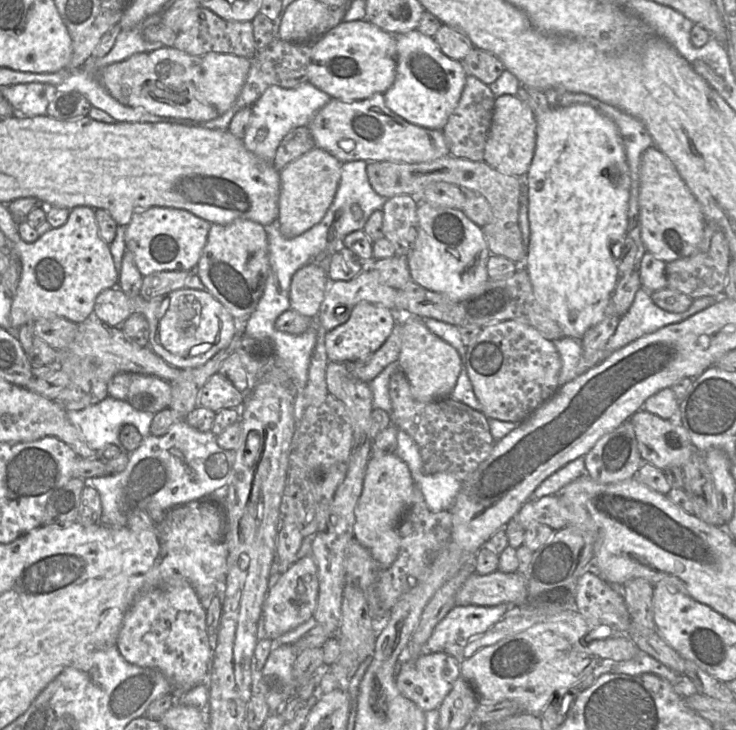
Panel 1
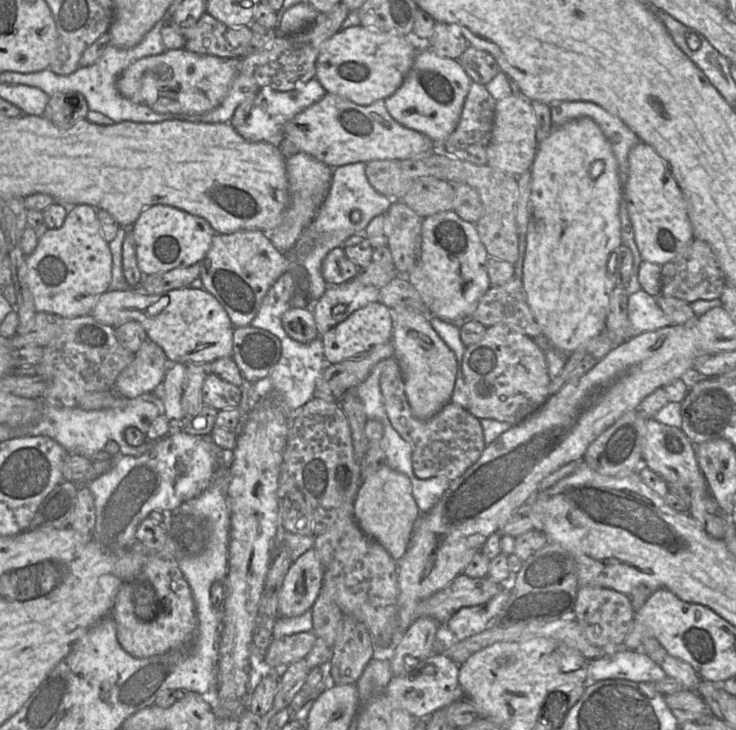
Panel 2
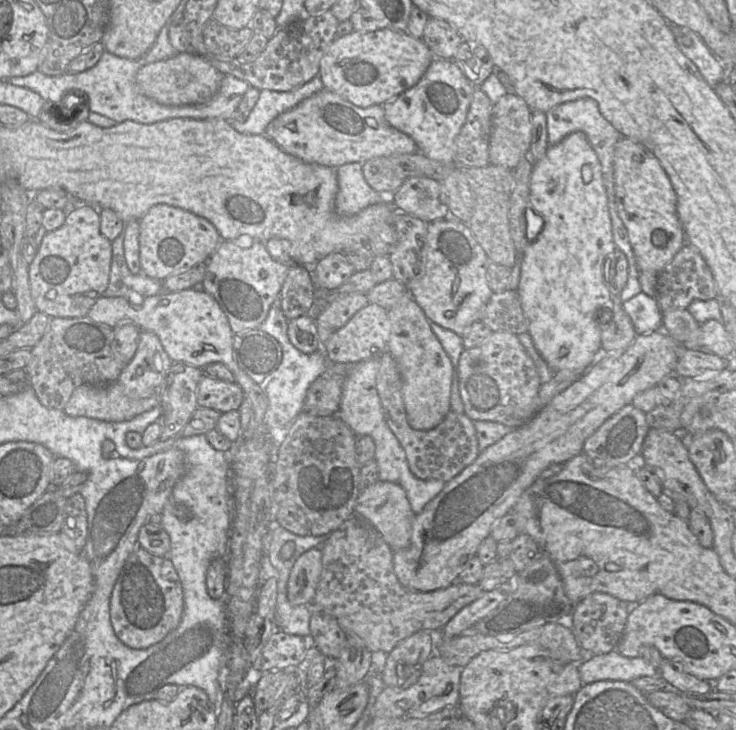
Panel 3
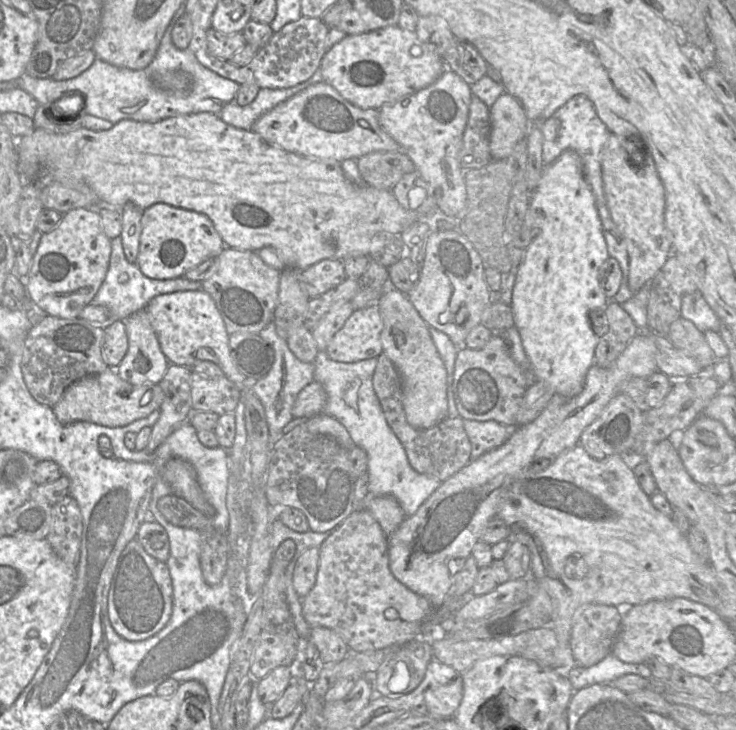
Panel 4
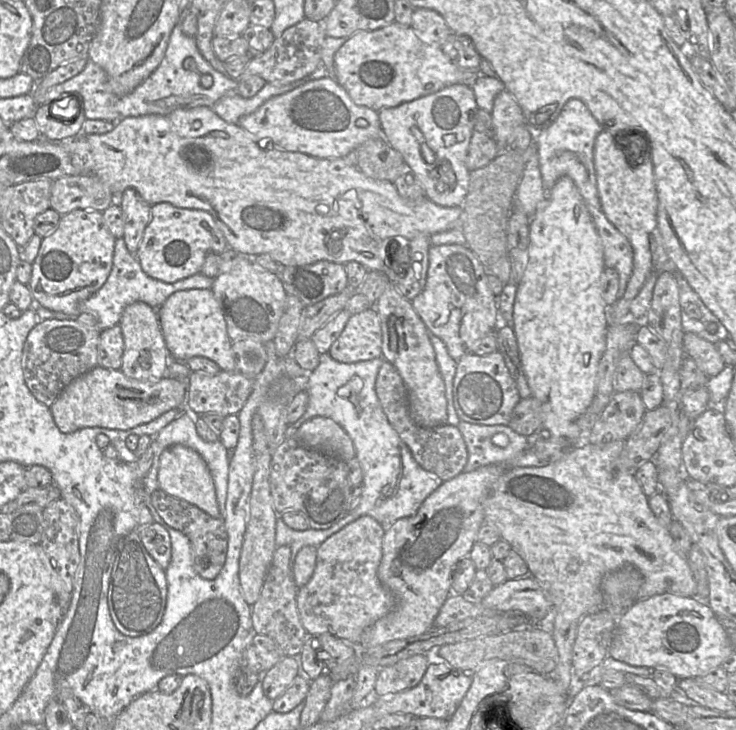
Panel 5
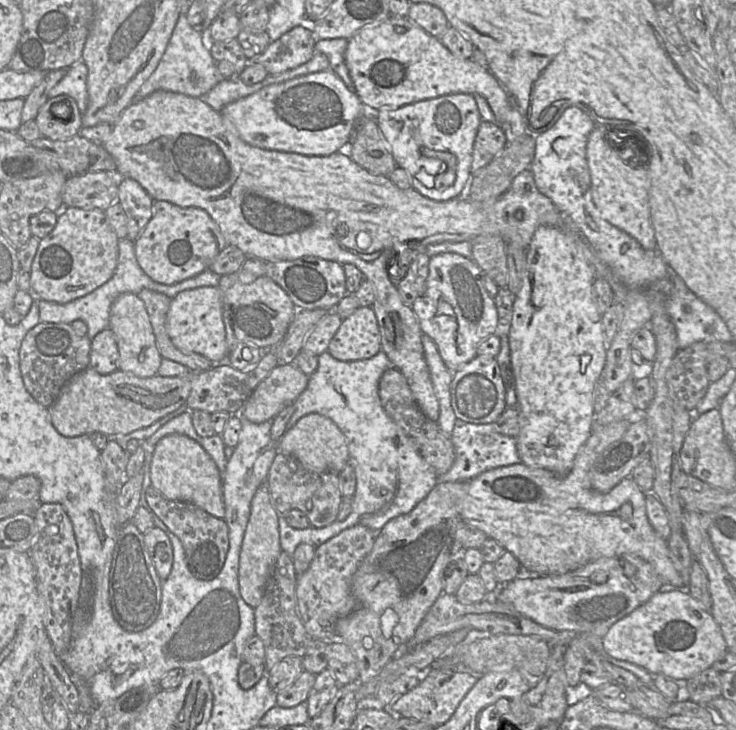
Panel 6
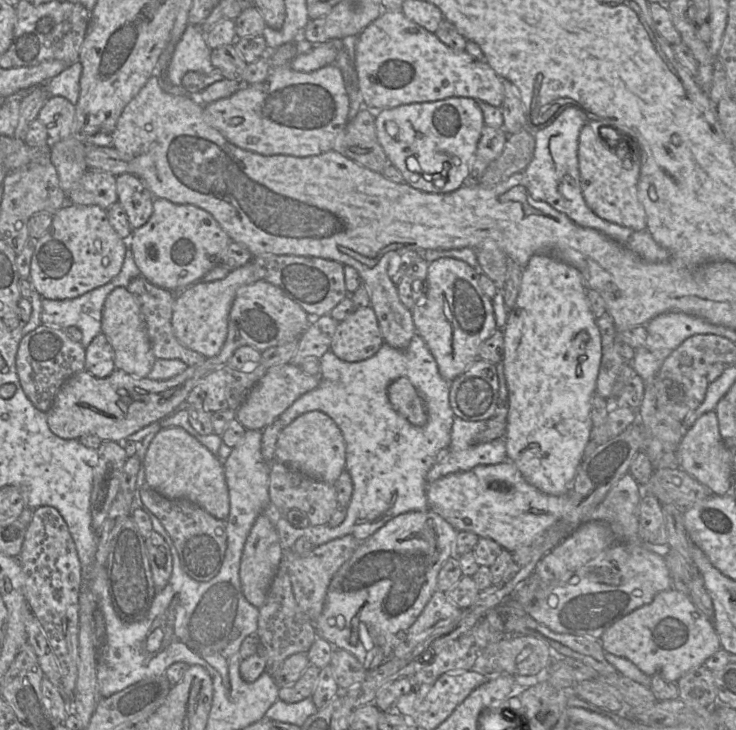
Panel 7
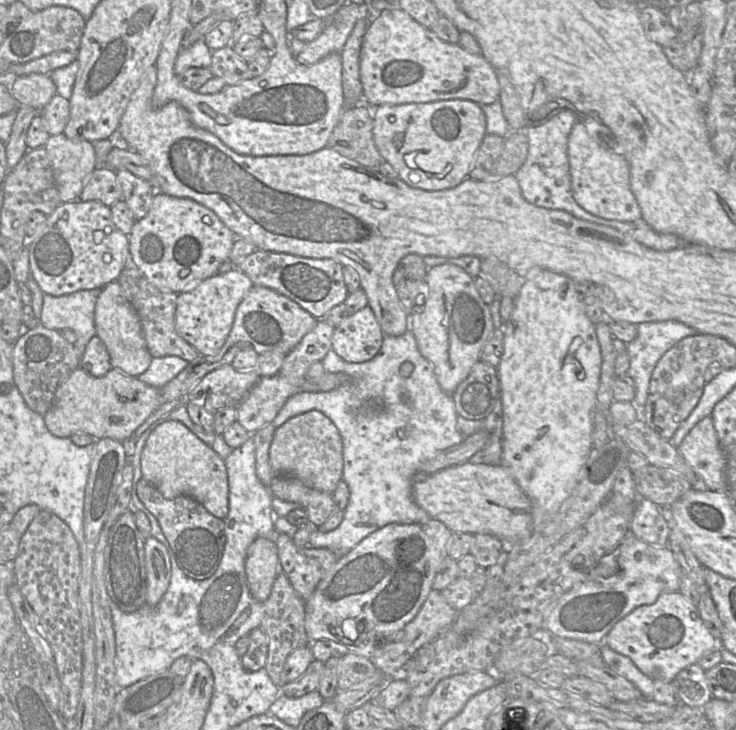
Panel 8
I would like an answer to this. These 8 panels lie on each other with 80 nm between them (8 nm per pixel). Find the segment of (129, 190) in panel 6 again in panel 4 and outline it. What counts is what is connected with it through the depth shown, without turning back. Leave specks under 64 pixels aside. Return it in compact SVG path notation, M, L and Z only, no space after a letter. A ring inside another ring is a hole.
M132 202L126 203L121 209L122 213L122 242L126 258L129 262L137 264L140 237L142 233L142 209Z

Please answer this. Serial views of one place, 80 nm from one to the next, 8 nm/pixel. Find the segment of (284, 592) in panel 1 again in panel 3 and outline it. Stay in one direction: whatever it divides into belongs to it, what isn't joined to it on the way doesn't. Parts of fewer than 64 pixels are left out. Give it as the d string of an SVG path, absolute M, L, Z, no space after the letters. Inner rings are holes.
M319 547L304 552L295 561L287 582L287 597L292 605L312 603L322 571Z

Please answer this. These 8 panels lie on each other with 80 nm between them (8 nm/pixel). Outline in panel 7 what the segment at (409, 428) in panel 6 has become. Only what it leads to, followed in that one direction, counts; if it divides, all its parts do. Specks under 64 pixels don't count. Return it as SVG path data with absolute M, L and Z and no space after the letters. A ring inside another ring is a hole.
M407 377L393 381L388 386L387 395L392 407L411 424L426 425L428 416L424 402Z

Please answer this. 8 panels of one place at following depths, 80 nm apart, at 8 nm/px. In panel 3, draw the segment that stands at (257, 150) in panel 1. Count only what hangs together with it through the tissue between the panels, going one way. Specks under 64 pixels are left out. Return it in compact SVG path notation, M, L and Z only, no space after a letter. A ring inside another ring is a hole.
M320 75L291 91L264 89L260 91L259 99L246 119L233 116L227 121L240 133L265 134L267 126L277 116L324 89Z

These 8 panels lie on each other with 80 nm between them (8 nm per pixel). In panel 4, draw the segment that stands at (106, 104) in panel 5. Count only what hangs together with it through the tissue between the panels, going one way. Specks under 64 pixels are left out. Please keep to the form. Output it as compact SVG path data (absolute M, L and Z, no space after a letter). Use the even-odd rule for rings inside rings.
M169 23L154 59L145 69L131 70L116 67L96 57L86 71L71 79L35 78L29 74L23 74L15 83L17 87L29 92L39 104L61 104L64 100L61 98L65 98L63 96L79 94L83 97L84 109L87 114L106 119L113 124L124 119L150 122L200 112L218 115L228 103L235 100L241 85L203 66L189 48L178 49L173 44L171 37L175 24ZM177 70L191 75L192 88L190 91L172 92L160 89L153 83L154 74Z

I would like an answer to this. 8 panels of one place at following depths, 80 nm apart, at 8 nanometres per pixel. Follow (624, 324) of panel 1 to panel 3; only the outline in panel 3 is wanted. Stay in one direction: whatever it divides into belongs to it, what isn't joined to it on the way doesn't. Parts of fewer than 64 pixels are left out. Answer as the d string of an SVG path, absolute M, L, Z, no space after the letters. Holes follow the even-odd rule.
M642 291L623 302L622 307L629 315L637 335L662 330L663 313L655 297L648 296Z

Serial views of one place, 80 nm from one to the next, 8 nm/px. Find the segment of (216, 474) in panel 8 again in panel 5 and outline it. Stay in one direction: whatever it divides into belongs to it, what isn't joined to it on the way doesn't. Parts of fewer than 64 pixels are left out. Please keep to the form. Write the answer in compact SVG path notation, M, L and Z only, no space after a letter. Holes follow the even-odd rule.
M181 444L171 445L164 449L159 457L157 478L159 490L183 499L209 516L220 519L212 475L204 459L195 450Z

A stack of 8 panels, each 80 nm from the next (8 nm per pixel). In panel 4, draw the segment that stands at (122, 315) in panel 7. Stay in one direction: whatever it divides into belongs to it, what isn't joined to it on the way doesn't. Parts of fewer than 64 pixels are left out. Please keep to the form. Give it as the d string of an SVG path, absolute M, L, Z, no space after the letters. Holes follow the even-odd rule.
M141 309L123 321L128 336L128 350L116 368L117 374L134 385L159 383L171 363L161 350L148 313Z

